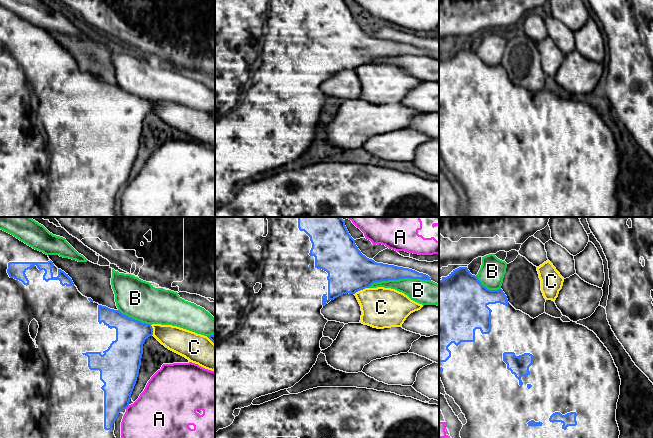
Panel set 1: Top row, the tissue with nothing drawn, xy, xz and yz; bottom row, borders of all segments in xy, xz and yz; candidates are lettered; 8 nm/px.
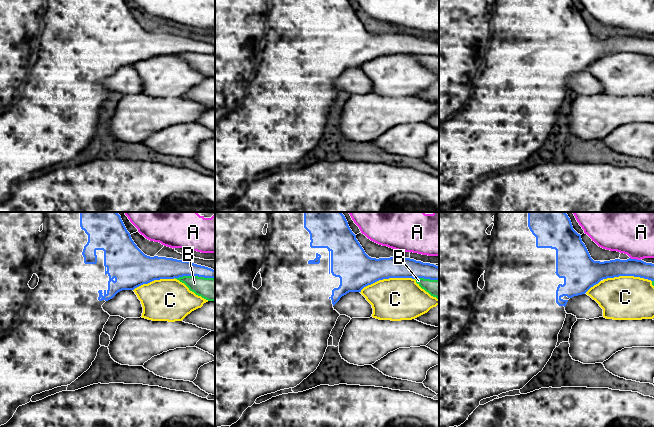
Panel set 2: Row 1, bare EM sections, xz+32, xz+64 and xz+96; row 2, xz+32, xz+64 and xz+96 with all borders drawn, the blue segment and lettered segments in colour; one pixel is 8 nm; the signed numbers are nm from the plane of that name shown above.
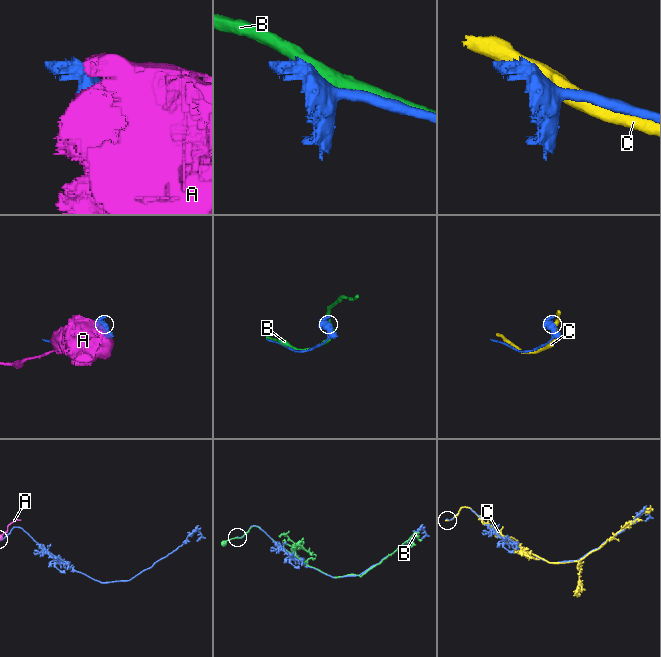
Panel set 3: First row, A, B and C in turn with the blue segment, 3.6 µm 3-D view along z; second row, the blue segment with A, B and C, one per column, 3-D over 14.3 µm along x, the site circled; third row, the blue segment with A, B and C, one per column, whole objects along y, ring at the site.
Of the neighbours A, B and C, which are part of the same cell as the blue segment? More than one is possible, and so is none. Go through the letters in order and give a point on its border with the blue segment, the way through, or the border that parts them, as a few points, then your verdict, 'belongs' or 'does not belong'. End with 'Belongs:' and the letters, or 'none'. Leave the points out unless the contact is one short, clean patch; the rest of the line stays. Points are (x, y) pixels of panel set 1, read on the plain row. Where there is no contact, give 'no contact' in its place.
A: meets blue in xy at (127, 182); does not belong
B: meets blue in xz at (399, 54); does not belong
C: meets blue in xz at (361, 65); does not belong
Belongs: none

